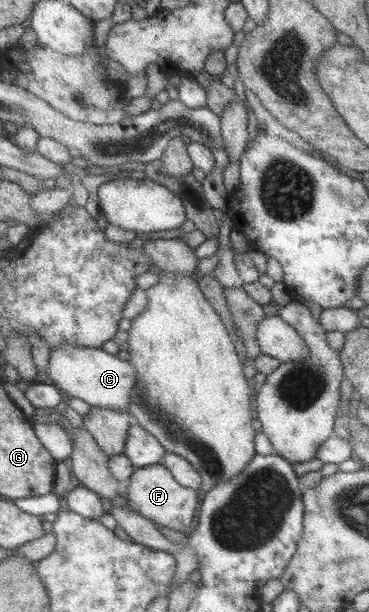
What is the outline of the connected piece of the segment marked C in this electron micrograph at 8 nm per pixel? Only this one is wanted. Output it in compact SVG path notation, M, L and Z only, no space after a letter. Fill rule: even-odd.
M65 343L50 347L49 368L45 379L57 389L64 390L73 398L85 401L91 407L127 411L137 373L135 367L127 360L121 360L102 347L93 348Z

